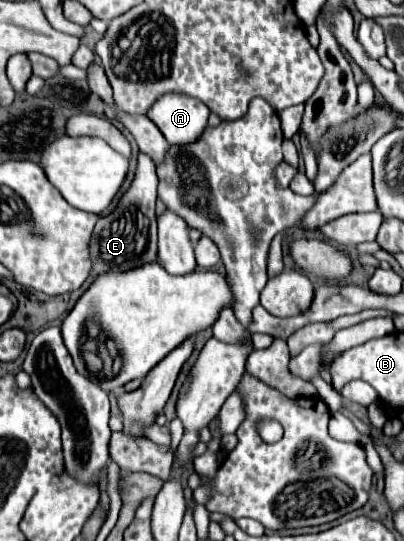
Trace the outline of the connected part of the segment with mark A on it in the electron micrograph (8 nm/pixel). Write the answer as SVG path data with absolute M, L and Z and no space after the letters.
M167 93L159 97L159 101L155 101L147 117L159 127L169 145L185 147L195 143L203 135L203 131L207 129L209 113L209 107L205 103L199 103L199 99Z

